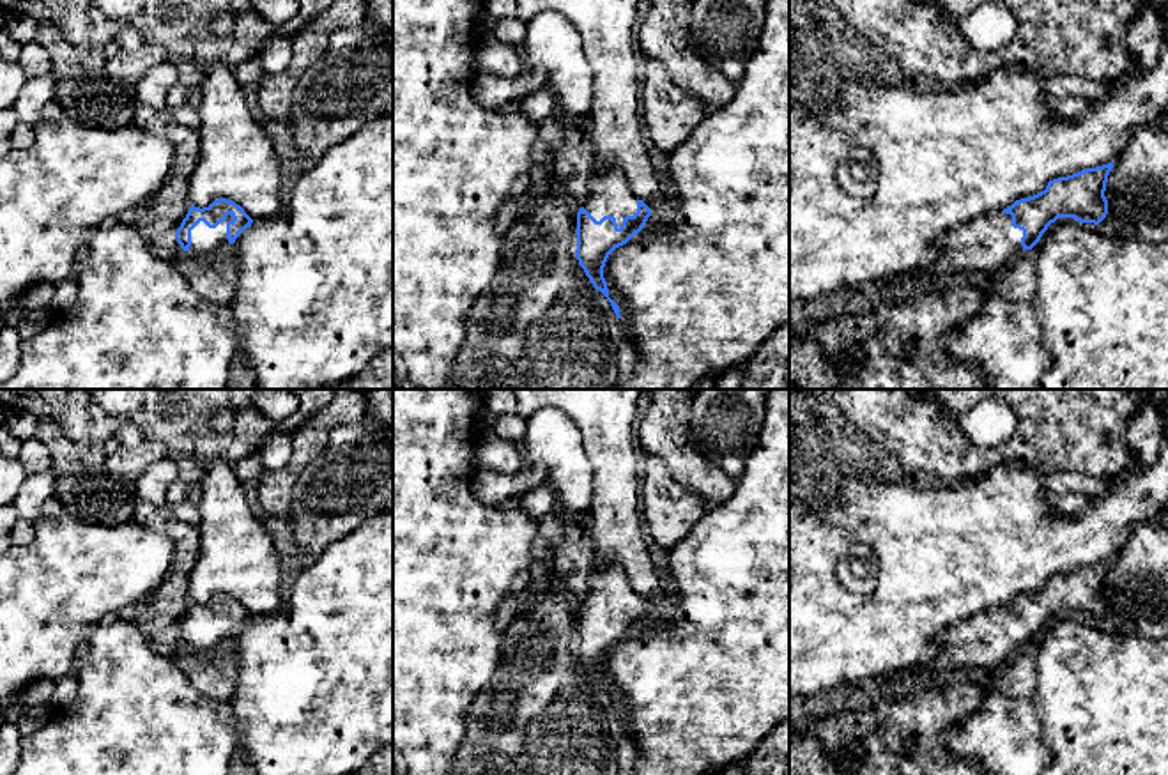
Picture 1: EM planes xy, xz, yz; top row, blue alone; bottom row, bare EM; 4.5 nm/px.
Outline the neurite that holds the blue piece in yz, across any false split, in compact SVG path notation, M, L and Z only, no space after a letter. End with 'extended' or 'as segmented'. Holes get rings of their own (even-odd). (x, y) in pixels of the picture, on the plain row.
M1113 557L1053 575L1034 593L966 618L938 639L941 649L926 671L933 676L982 667L995 674L1007 667L1019 649L1032 646L1058 614L1099 621L1108 610L1104 587L1111 564Z; extended

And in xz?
M595 559L588 595L577 609L575 653L593 683L607 694L618 715L621 715L619 702L609 694L603 664L609 651L639 630L649 612L649 603L630 586L619 564L603 564Z; extended

